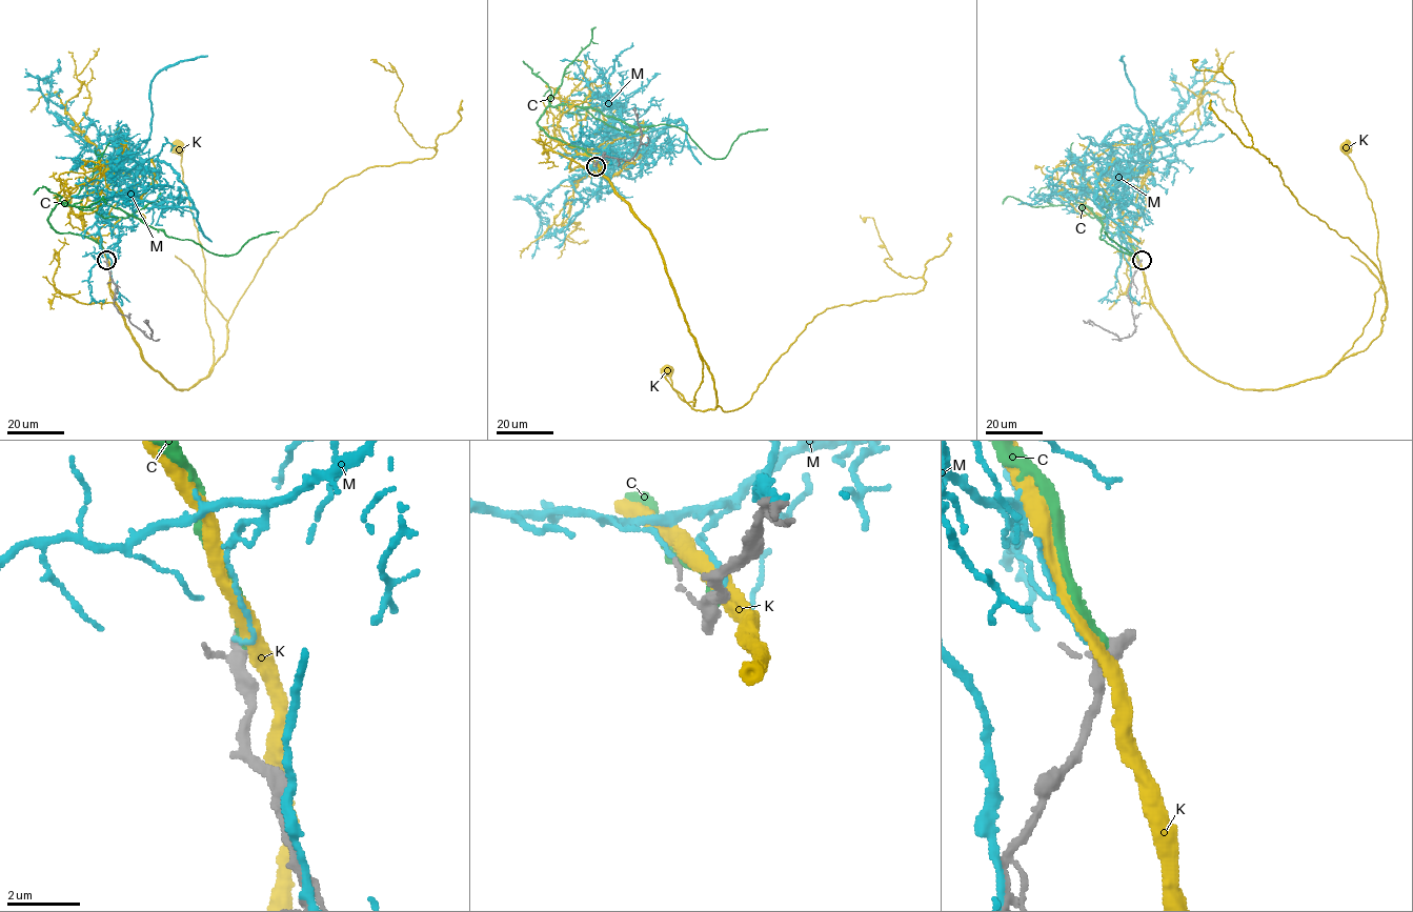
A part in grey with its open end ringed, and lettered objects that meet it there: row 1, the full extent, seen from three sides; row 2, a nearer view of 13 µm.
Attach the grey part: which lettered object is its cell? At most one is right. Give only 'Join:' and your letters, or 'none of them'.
Join: none of them

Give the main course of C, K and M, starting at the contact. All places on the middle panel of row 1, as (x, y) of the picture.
C: (596, 164), (541, 127), (548, 106), (679, 127), (711, 158), (767, 128)
K: (597, 164), (649, 231), (663, 260), (702, 362), (702, 382), (693, 406), (679, 397), (667, 371)
M: (596, 164), (608, 145), (587, 143), (627, 178), (640, 174), (646, 150), (697, 148)

